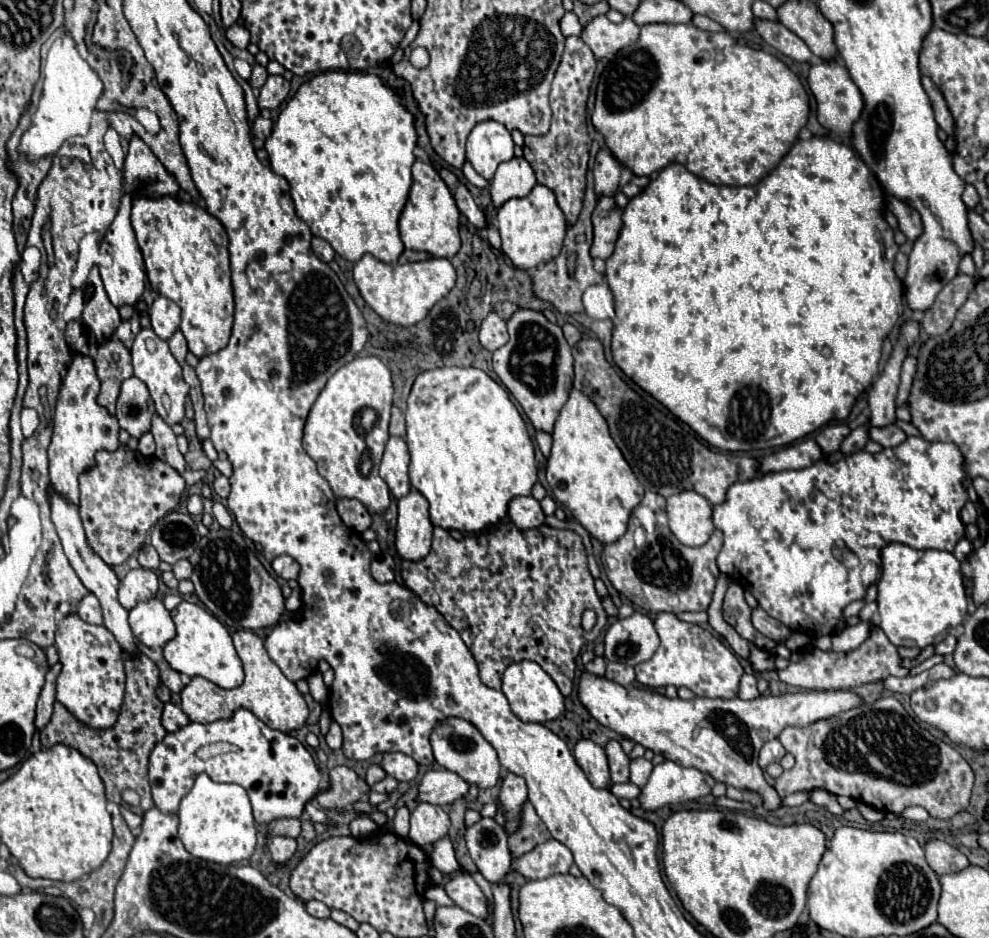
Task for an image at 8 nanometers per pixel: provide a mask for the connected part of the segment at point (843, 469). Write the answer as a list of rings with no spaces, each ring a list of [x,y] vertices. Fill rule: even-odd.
[[[909,437],[905,443],[901,443],[899,447],[891,447],[891,449],[883,449],[881,453],[867,453],[867,451],[857,451],[857,453],[851,453],[851,455],[845,455],[841,457],[837,463],[827,463],[827,461],[817,461],[815,465],[811,467],[805,467],[805,469],[799,469],[799,471],[781,471],[781,473],[767,473],[763,477],[755,477],[755,479],[749,479],[749,481],[743,481],[743,483],[733,483],[727,491],[727,499],[725,503],[721,505],[715,505],[713,507],[713,523],[717,529],[723,531],[725,535],[725,543],[723,543],[723,549],[717,557],[717,565],[719,565],[719,571],[729,575],[729,577],[735,577],[739,579],[747,591],[757,599],[759,607],[763,611],[767,611],[773,619],[781,621],[783,625],[787,625],[791,631],[801,631],[805,629],[807,631],[807,617],[809,617],[809,633],[811,637],[819,637],[819,635],[833,635],[837,633],[839,629],[845,627],[845,621],[843,621],[843,609],[851,603],[851,601],[857,601],[857,599],[863,599],[865,593],[867,593],[867,587],[863,585],[861,581],[861,567],[867,563],[867,561],[873,561],[873,563],[881,563],[881,549],[891,545],[891,543],[903,543],[903,545],[909,545],[909,547],[915,547],[915,549],[941,549],[941,551],[953,551],[953,547],[957,545],[959,539],[965,537],[965,525],[961,521],[961,509],[963,505],[969,501],[967,497],[967,489],[965,489],[965,479],[967,477],[967,471],[965,471],[965,457],[961,453],[961,449],[955,445],[955,443],[927,443],[923,437]],[[837,543],[843,543],[847,547],[847,551],[851,551],[857,559],[859,559],[859,565],[857,567],[847,567],[841,557],[835,557],[835,547]]]

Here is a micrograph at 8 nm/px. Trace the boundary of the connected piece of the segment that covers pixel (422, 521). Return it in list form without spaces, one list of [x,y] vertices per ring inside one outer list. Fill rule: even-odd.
[[[411,489],[409,495],[399,499],[399,519],[395,527],[395,547],[397,553],[407,559],[407,561],[421,561],[423,557],[427,557],[429,549],[431,549],[431,537],[433,537],[433,525],[429,521],[429,503],[427,499],[417,493],[415,489]]]

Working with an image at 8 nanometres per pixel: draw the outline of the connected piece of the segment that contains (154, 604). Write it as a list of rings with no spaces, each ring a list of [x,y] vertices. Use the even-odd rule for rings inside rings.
[[[153,597],[129,611],[133,635],[147,647],[159,649],[175,637],[175,623],[159,597]]]

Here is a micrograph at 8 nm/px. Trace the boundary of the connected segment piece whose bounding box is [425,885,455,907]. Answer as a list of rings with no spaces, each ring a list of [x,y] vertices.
[[[439,885],[429,887],[429,889],[427,889],[427,893],[425,893],[425,897],[427,897],[429,901],[435,901],[437,905],[447,905],[447,907],[449,907],[449,905],[455,905],[455,903],[453,903],[453,899],[451,899],[451,897],[449,897],[449,895],[439,887]]]

